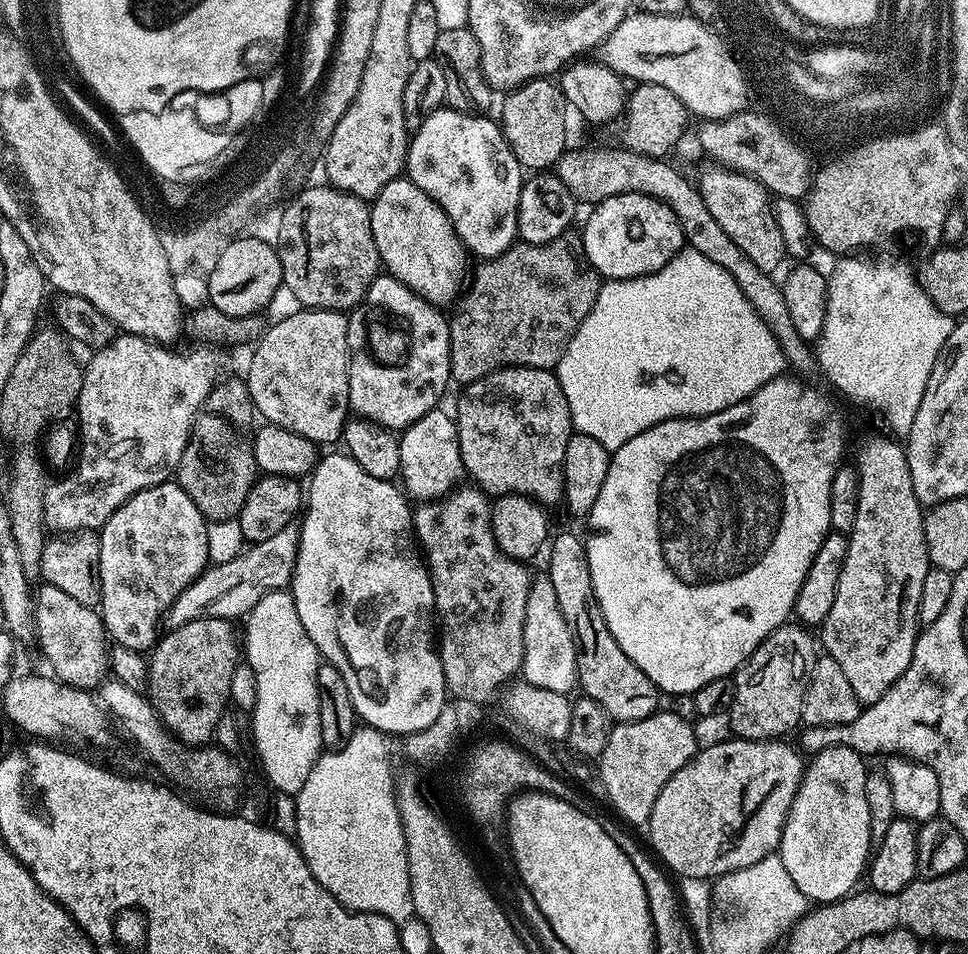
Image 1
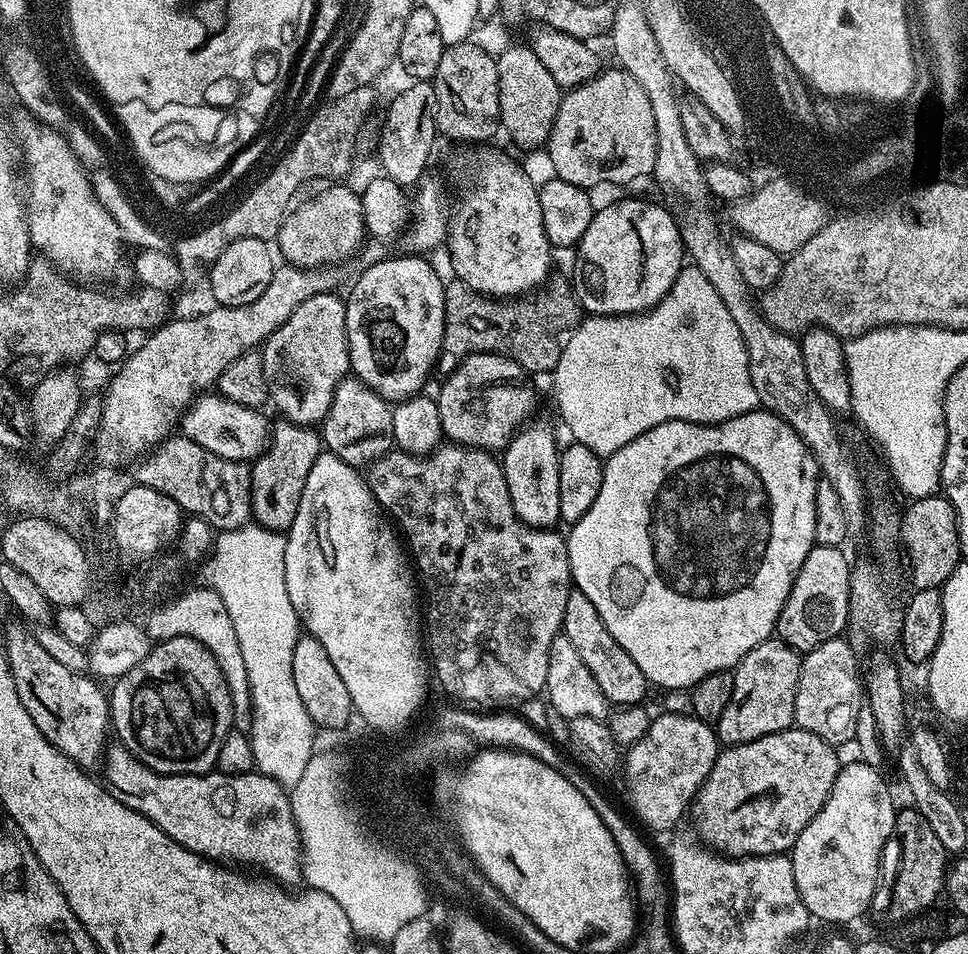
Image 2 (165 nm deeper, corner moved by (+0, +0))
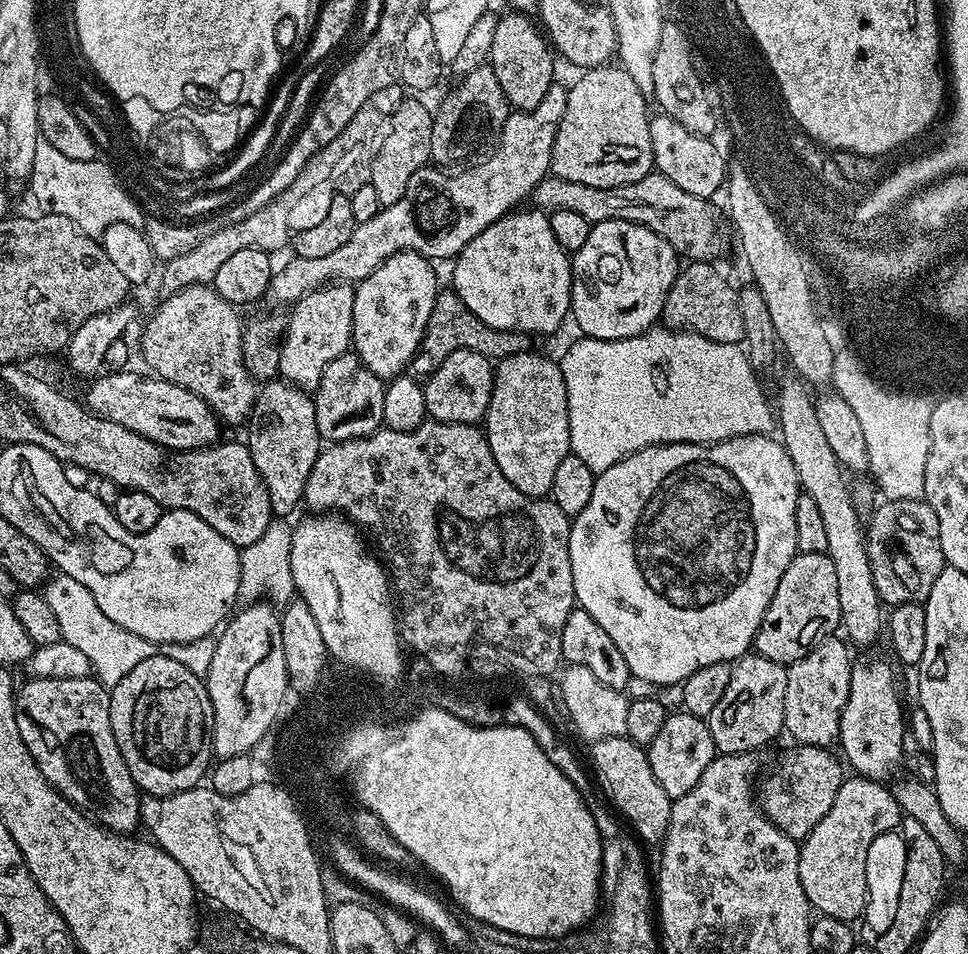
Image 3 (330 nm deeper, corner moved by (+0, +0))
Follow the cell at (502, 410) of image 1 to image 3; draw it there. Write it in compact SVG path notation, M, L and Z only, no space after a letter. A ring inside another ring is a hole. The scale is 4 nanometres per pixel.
M459 348L437 365L423 383L429 417L451 424L479 425L490 406L493 375L494 364L487 356Z

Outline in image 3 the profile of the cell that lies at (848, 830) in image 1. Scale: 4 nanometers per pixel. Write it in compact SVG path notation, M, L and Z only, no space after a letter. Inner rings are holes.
M849 775L842 782L826 818L814 826L814 830L799 845L796 858L798 878L802 878L802 890L806 890L808 903L819 915L838 918L849 922L863 917L864 904L868 901L866 886L866 852L870 842L880 834L899 829L902 824L902 811L893 796L893 789L881 781L868 780L864 776Z

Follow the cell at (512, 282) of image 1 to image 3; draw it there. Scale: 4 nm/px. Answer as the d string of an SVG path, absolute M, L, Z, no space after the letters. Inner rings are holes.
M440 290L436 294L434 310L430 310L430 322L426 322L420 348L416 352L416 357L412 359L410 372L416 378L427 377L437 365L459 348L474 350L493 362L499 362L507 356L529 351L528 340L529 337L523 332L503 332L494 326L486 326L486 322L482 322L478 314L471 312L455 292Z

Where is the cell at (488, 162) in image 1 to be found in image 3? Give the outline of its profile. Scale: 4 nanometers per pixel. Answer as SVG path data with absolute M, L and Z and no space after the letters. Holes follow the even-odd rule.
M513 210L501 220L486 226L478 238L474 238L460 251L451 265L450 288L458 298L462 298L471 312L486 322L486 326L494 326L503 332L537 332L544 336L547 332L558 331L560 323L569 319L572 306L572 261L569 253L558 246L558 238L554 238L554 230L550 230L550 222L545 213L539 210L520 211Z

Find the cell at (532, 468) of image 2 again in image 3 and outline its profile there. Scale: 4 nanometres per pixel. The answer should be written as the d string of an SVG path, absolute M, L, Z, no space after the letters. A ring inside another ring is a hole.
M535 350L519 352L499 361L494 368L490 406L482 421L482 431L488 438L494 462L498 462L498 470L506 474L510 486L518 486L518 490L527 496L547 497L552 490L554 473L558 471L558 462L570 455L572 446L572 414L566 398L563 367L555 359Z

